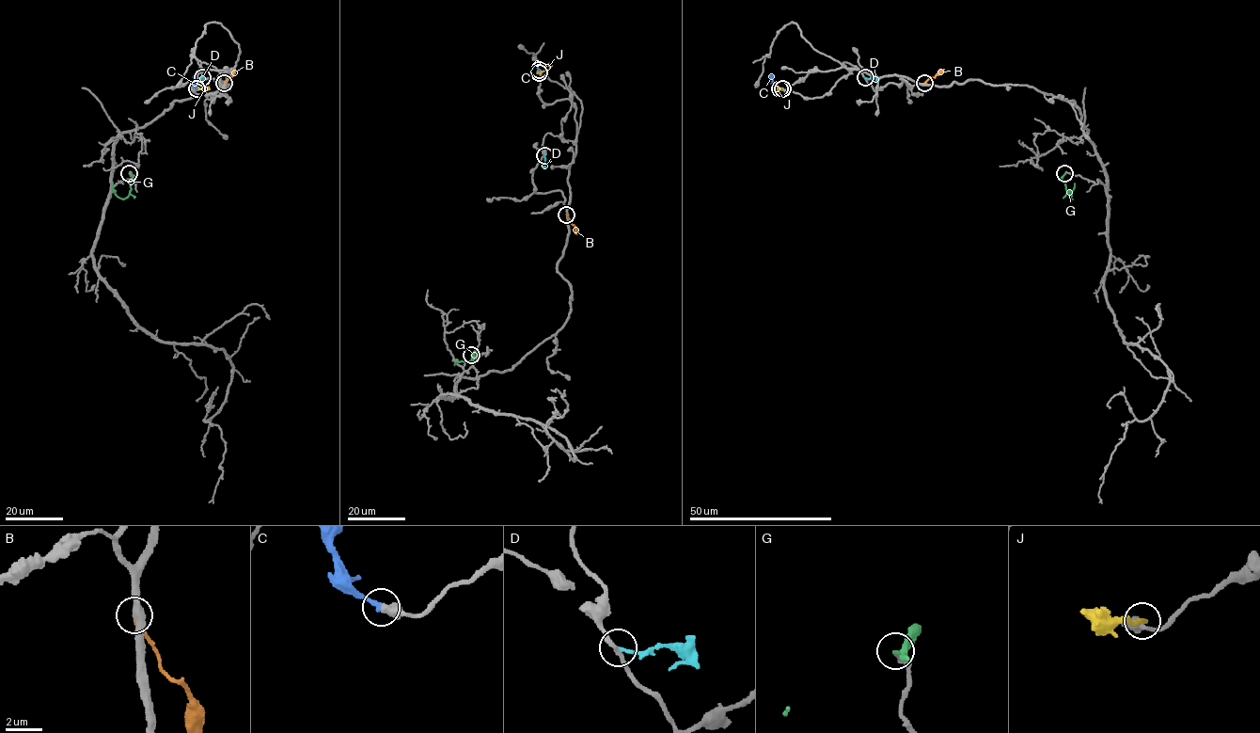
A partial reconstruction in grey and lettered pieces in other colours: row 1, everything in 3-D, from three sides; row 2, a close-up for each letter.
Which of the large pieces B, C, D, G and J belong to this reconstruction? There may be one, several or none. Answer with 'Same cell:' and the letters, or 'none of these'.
Same cell: C, G

